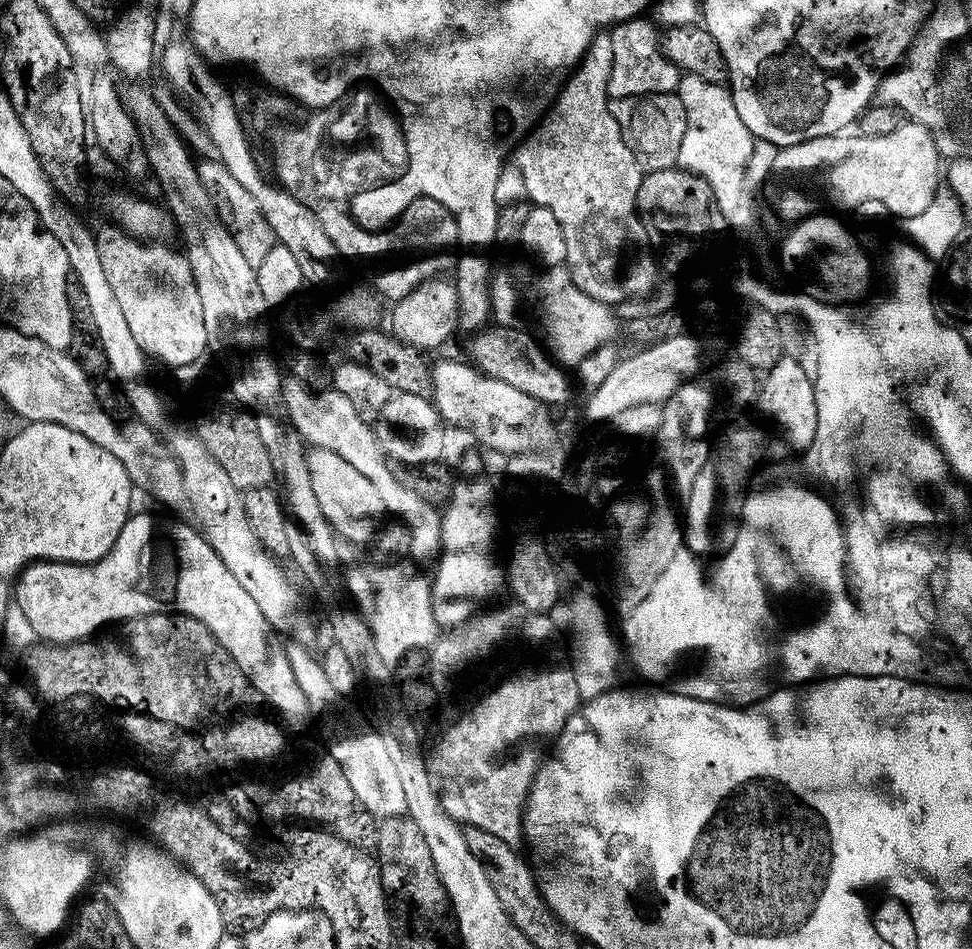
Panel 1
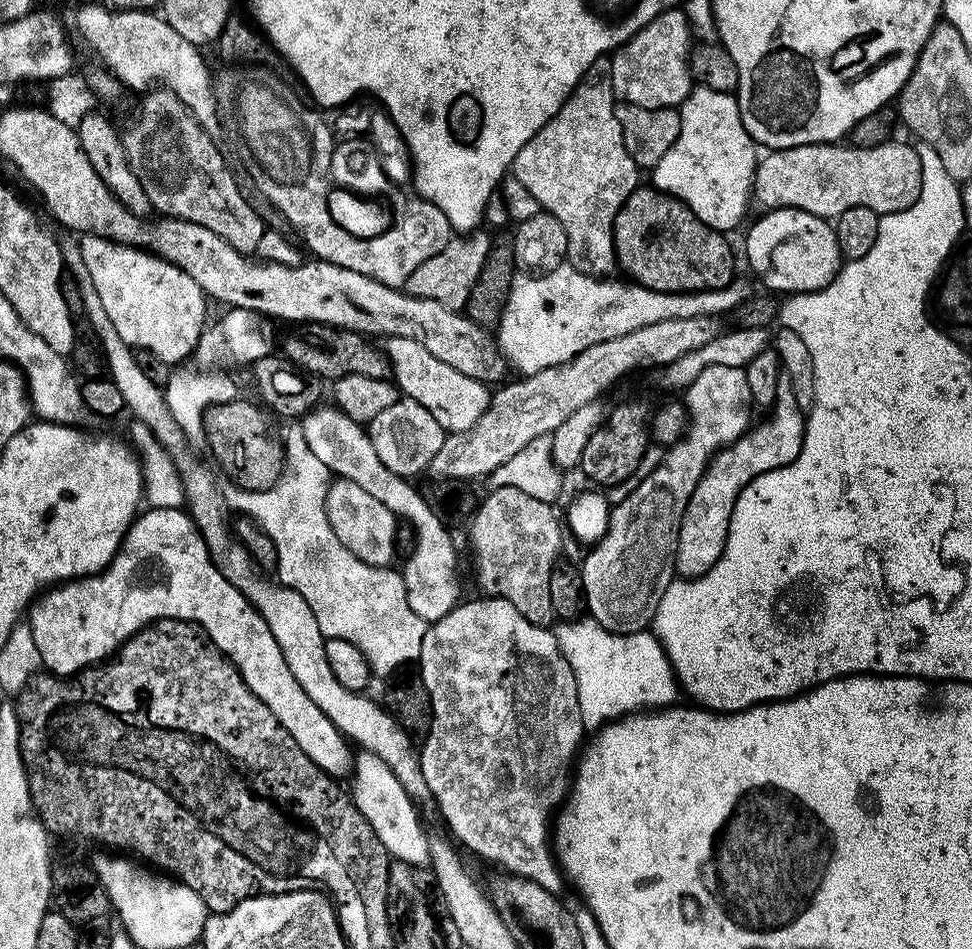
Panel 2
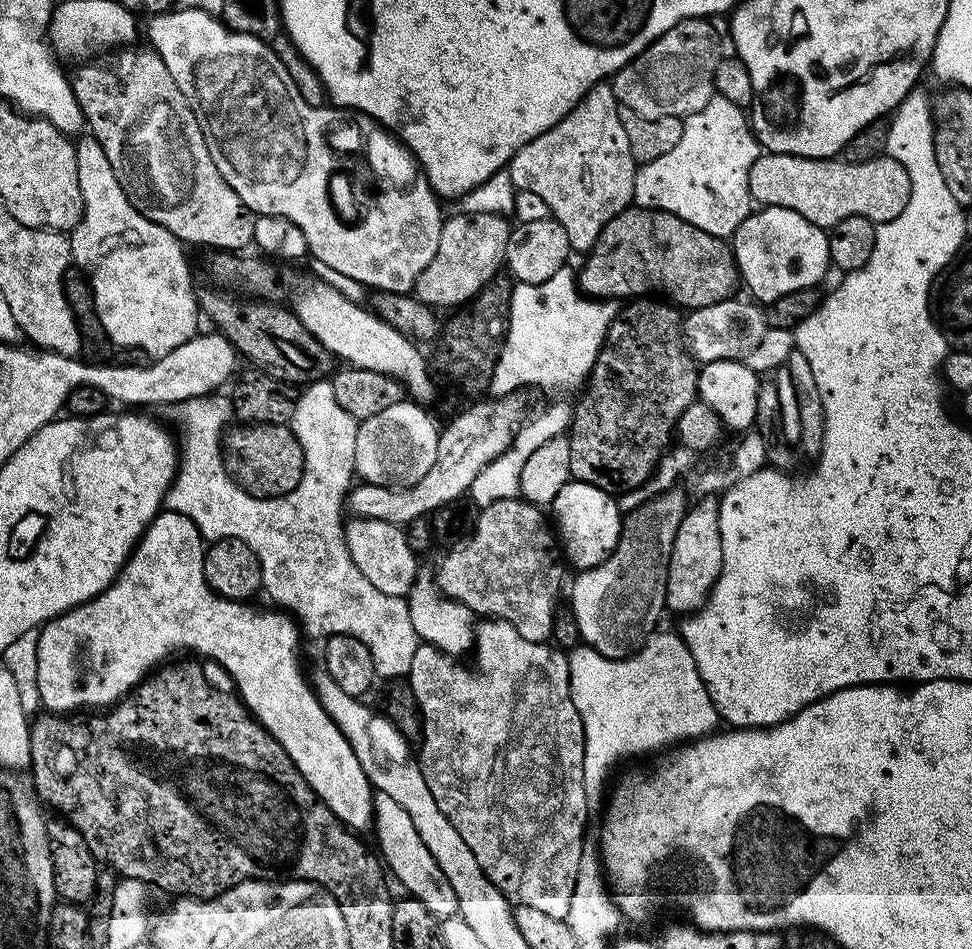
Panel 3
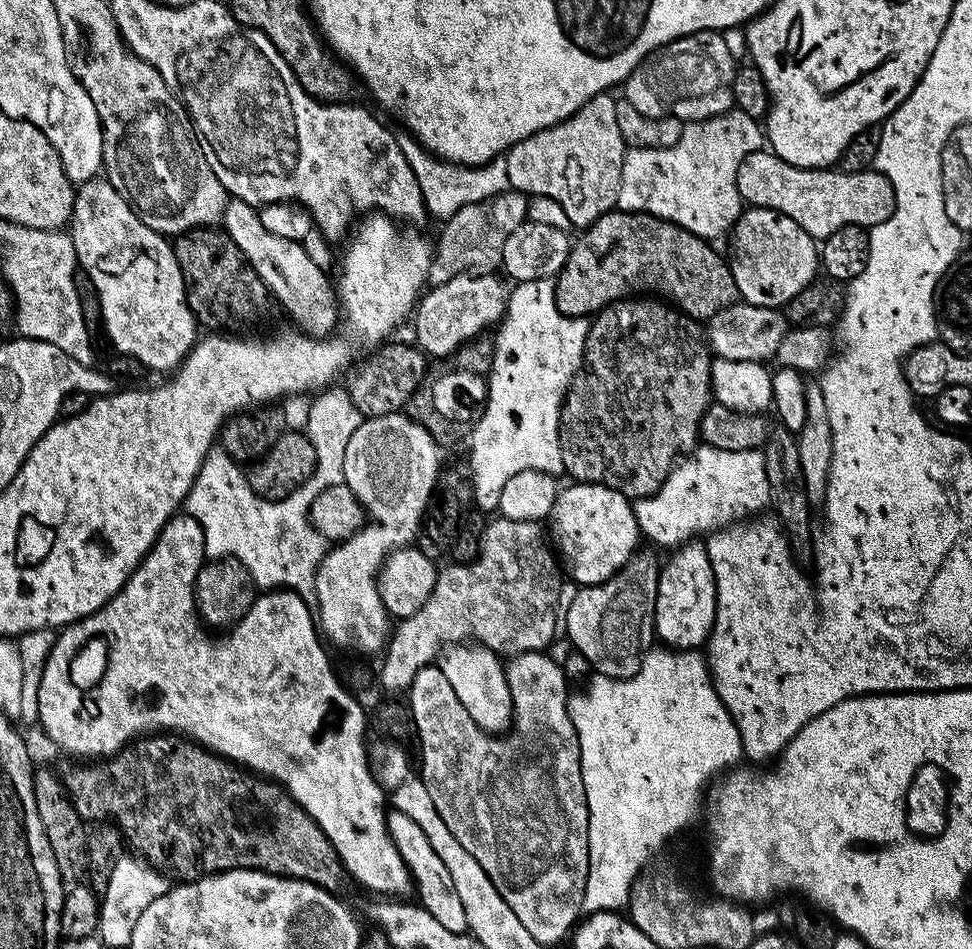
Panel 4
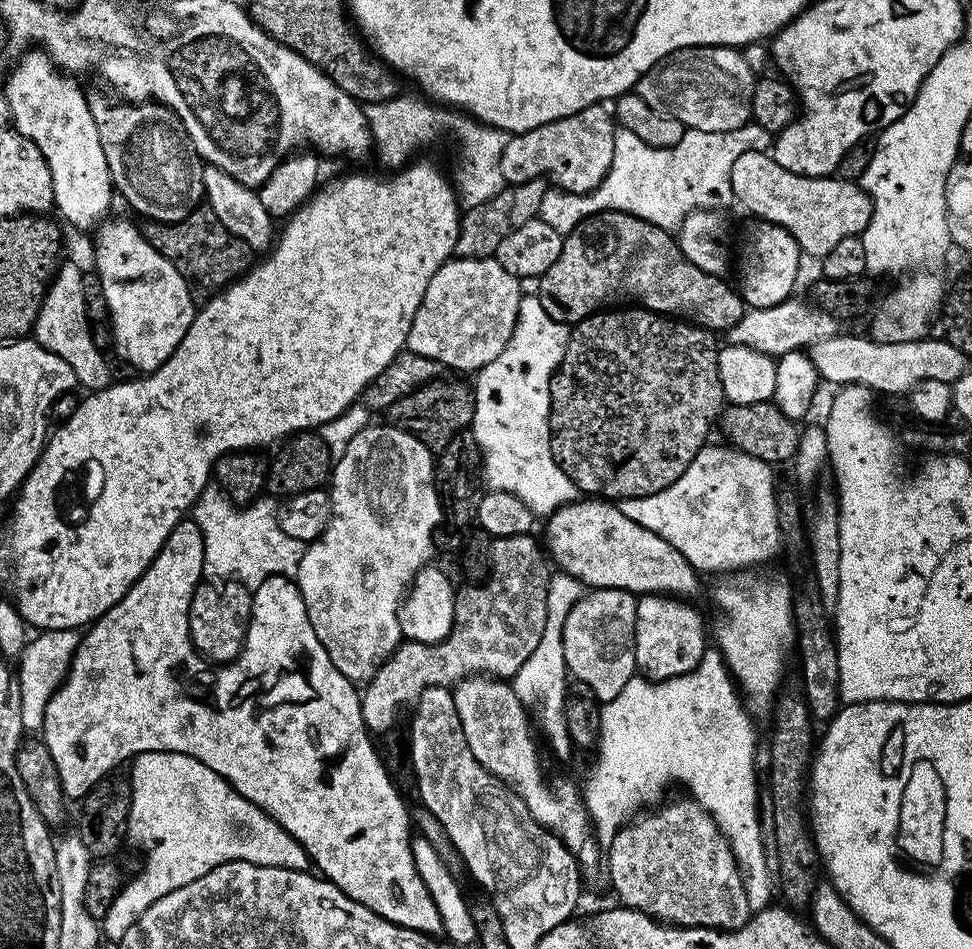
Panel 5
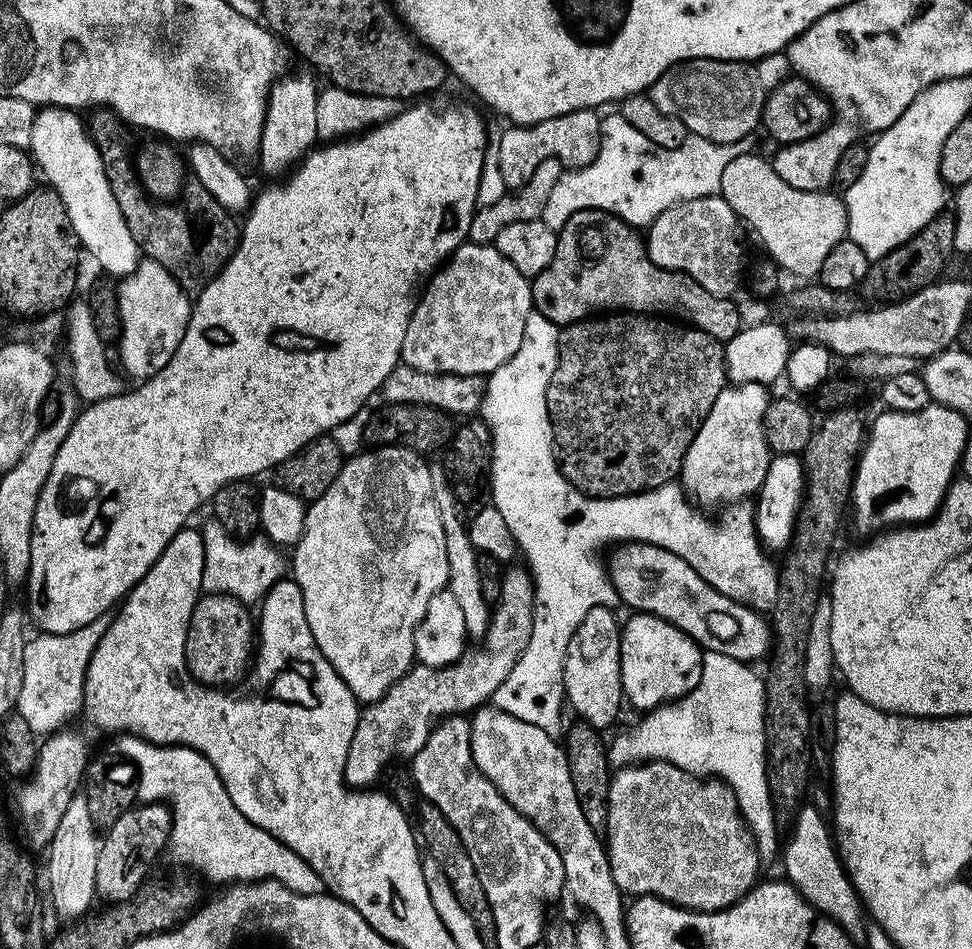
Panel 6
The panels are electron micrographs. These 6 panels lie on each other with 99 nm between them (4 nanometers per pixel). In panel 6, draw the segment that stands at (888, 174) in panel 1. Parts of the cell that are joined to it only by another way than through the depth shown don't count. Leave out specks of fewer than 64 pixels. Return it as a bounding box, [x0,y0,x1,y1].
[719,154,848,277]

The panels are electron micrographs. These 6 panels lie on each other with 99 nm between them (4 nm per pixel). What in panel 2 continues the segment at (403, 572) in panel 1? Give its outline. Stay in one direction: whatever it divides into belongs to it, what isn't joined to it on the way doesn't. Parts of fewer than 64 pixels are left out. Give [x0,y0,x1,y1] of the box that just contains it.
[226,434,426,678]

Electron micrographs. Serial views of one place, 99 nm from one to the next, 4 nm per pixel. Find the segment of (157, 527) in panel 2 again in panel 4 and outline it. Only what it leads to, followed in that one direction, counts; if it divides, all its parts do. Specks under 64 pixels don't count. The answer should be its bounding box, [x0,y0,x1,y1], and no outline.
[38,514,413,898]

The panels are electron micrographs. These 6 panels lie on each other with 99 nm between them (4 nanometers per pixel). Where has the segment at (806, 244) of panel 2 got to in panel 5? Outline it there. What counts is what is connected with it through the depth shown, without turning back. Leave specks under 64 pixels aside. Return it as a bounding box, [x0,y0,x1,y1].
[738,222,802,308]

